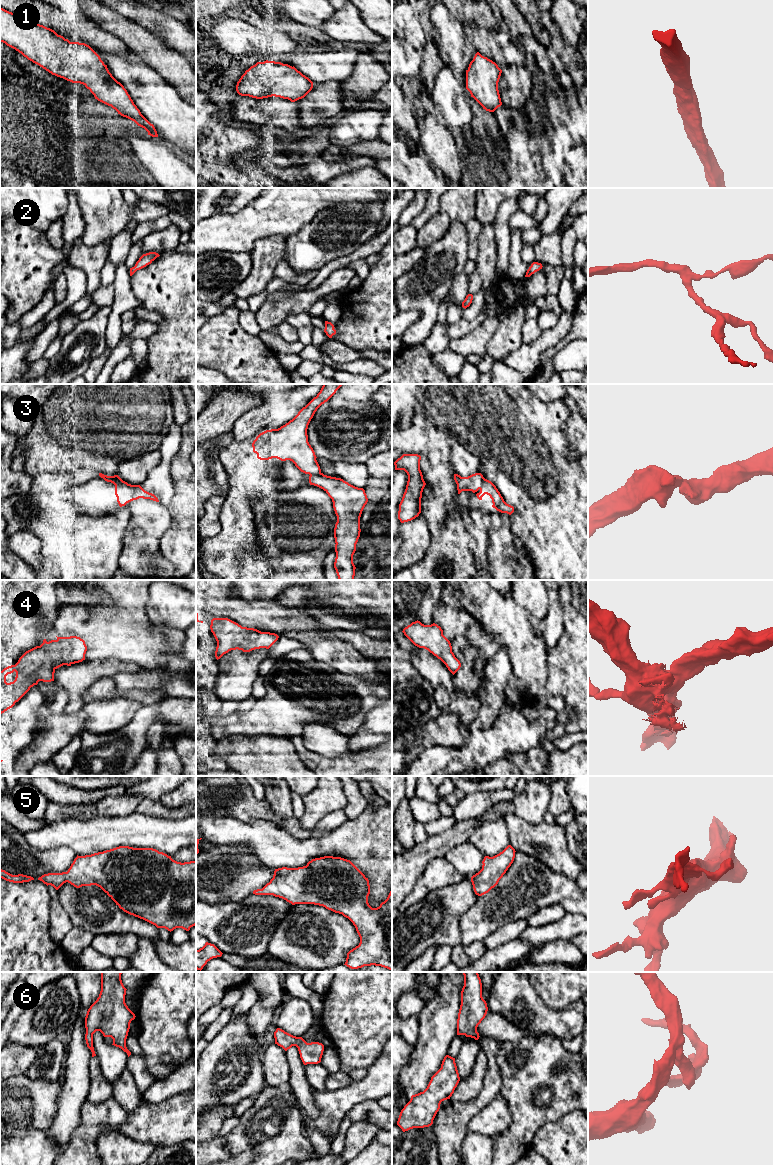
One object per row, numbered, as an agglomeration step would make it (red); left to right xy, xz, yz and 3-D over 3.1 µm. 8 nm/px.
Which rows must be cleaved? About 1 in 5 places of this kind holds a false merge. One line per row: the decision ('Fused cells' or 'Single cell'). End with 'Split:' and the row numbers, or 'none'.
1: Single cell
2: Single cell
3: Fused cells
4: Single cell
5: Single cell
6: Single cell
Split: 3

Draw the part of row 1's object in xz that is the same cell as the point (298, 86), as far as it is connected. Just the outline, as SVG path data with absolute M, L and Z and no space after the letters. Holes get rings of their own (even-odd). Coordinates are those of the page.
M275 61L257 62L241 76L236 91L256 99L280 97L295 102L304 98L313 82L294 66Z

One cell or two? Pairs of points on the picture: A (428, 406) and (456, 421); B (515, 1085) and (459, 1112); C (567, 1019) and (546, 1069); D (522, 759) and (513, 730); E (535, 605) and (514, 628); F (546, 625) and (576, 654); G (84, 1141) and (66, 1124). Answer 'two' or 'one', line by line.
A: one
B: two
C: two
D: two
E: two
F: two
G: two

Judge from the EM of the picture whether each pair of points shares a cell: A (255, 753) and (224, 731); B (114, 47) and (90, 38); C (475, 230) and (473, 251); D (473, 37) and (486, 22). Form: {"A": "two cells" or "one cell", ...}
{"A": "two cells", "B": "one cell", "C": "one cell", "D": "two cells"}

